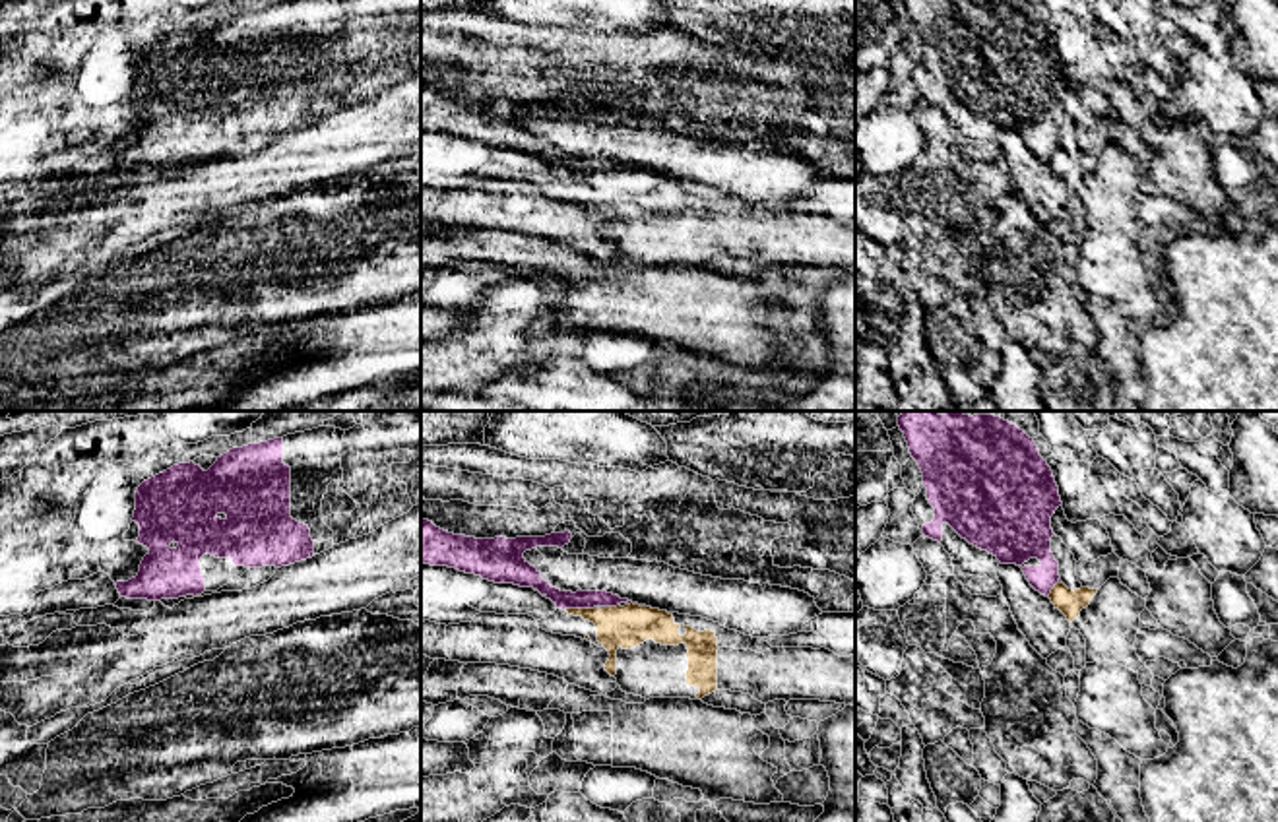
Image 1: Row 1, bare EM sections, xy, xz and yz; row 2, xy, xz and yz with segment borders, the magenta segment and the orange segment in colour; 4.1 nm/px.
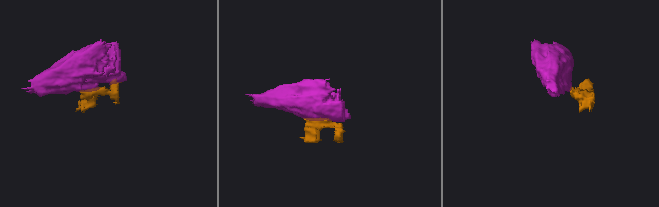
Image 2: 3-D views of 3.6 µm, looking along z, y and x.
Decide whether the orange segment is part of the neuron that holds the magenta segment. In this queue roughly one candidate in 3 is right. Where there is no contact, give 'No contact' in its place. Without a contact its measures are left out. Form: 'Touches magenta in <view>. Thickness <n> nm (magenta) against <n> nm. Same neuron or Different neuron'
Touches magenta in xz. Thickness 90 nm (magenta) against 180 nm. Different neuron

